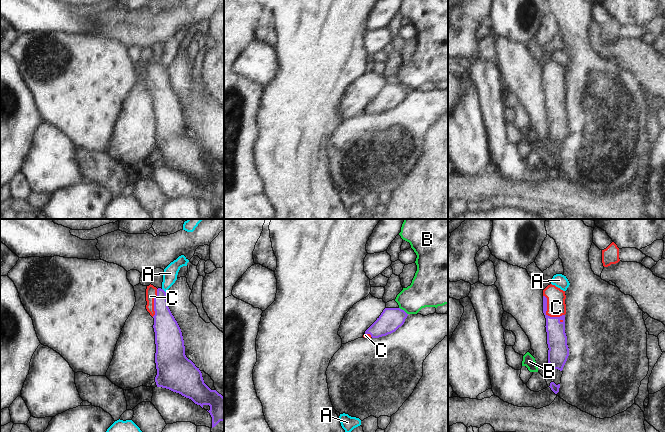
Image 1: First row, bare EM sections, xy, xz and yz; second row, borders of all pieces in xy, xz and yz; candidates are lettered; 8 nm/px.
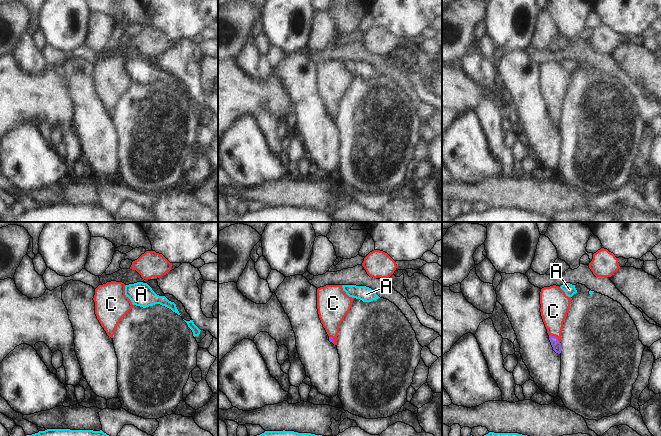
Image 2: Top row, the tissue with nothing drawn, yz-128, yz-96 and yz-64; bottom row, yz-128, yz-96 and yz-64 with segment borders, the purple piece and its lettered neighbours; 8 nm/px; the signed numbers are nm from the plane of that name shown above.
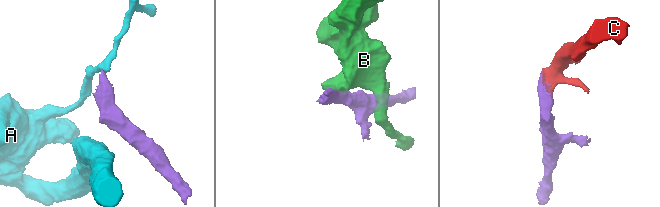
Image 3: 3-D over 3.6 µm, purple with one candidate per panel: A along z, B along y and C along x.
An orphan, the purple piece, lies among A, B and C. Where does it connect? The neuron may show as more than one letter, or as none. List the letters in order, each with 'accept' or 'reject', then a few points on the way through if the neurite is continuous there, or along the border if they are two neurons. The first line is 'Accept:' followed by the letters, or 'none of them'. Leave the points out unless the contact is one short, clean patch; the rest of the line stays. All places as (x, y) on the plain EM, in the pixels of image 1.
Accept: C
A: reject; border xy (162, 64), (165, 68)
B: reject
C: accept; way yz (556, 113), (555, 99), (545, 89), (556, 83)

